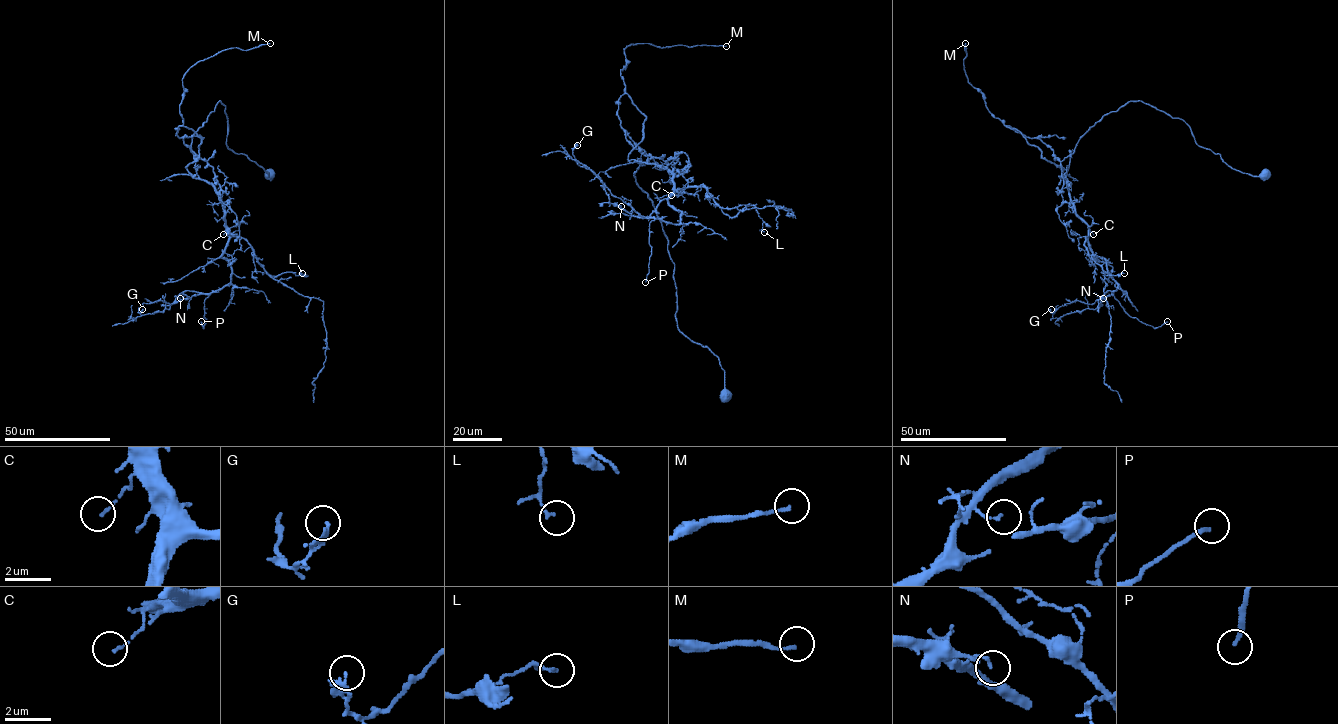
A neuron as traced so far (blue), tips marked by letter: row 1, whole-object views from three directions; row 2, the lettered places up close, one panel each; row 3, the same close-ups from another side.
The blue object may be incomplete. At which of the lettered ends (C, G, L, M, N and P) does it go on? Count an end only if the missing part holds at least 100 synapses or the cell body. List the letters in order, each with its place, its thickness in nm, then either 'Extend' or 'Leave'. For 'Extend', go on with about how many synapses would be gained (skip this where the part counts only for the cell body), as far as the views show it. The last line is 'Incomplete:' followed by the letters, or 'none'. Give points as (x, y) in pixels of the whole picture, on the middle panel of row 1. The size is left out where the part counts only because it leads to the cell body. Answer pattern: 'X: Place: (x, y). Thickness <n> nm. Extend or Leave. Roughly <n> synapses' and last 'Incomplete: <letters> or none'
C: Place: (671, 195). Thickness 110 nm. Leave
G: Place: (577, 145). Thickness 130 nm. Leave
L: Place: (764, 232). Thickness 130 nm. Leave
M: Place: (726, 46). Thickness 130 nm. Extend. Roughly 180 synapses
N: Place: (621, 206). Thickness 110 nm. Leave
P: Place: (645, 282). Thickness 170 nm. Leave
Incomplete: M

